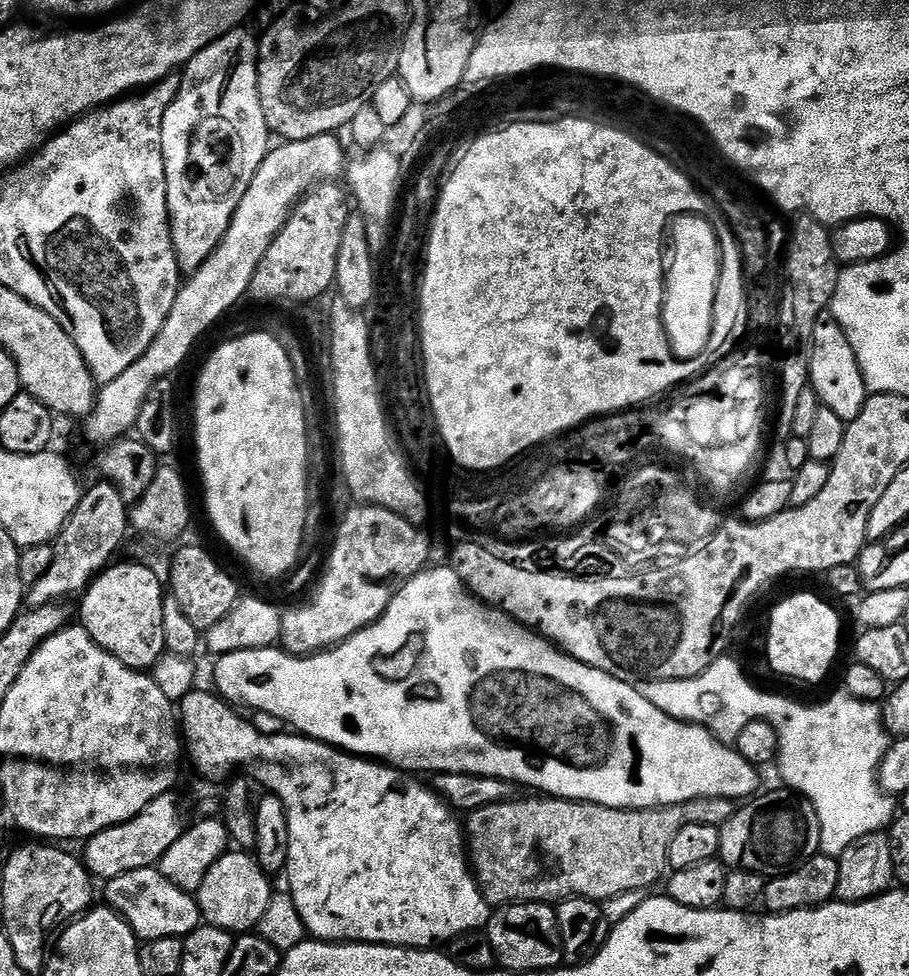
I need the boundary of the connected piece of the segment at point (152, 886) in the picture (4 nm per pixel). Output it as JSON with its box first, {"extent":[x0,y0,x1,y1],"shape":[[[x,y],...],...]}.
{"extent":[103,868,201,941],"shape":[[[155,868],[130,870],[103,885],[103,903],[111,908],[141,941],[154,938],[181,938],[201,927],[200,908],[191,891],[174,886]]]}

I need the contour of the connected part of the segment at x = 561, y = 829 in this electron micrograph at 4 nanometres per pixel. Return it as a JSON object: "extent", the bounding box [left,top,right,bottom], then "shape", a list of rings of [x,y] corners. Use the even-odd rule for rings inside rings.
{"extent":[466,798,734,905],"shape":[[[694,798],[690,802],[671,804],[665,808],[607,808],[583,800],[536,799],[540,800],[503,800],[467,813],[466,855],[470,871],[489,905],[532,904],[532,896],[540,896],[544,880],[554,880],[554,876],[558,876],[556,880],[566,882],[568,888],[576,888],[580,882],[581,897],[597,902],[614,898],[614,894],[640,892],[658,883],[660,875],[662,880],[668,868],[670,838],[674,838],[682,826],[720,828],[734,811],[733,801],[726,798]],[[538,852],[546,852],[546,864],[544,860],[540,864],[544,872],[538,872],[540,868],[536,868]]]}

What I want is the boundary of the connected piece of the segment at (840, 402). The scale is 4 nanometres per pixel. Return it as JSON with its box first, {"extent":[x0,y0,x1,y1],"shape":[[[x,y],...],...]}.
{"extent":[808,322,870,422],"shape":[[[834,322],[827,323],[818,325],[812,332],[812,346],[810,345],[808,357],[808,378],[810,387],[816,392],[816,399],[821,405],[834,410],[838,418],[847,422],[858,418],[870,393],[864,385],[862,370],[858,366],[856,355],[846,334]]]}

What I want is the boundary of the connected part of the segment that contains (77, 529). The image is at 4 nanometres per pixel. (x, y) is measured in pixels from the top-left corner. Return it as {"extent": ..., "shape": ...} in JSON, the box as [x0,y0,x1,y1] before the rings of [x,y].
{"extent":[26,483,130,607],"shape":[[[99,483],[81,495],[77,508],[54,541],[50,566],[43,569],[38,579],[27,589],[26,600],[31,607],[55,604],[63,601],[63,596],[83,593],[97,573],[109,563],[108,555],[123,540],[124,531],[129,531],[130,512],[124,499],[112,484]]]}

